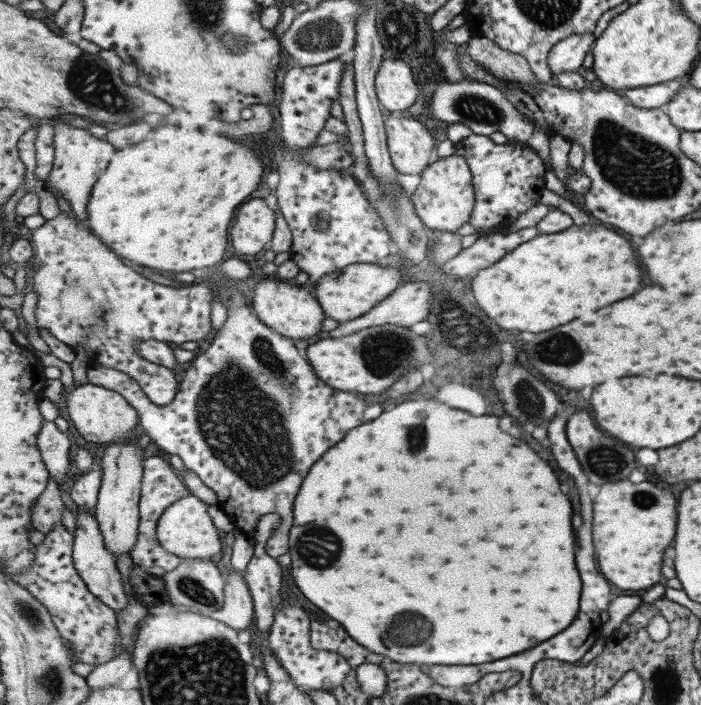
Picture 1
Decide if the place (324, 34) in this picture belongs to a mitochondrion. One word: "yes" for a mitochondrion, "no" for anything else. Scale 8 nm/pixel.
yes

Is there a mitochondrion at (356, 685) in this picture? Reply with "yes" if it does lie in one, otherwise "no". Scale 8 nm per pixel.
no

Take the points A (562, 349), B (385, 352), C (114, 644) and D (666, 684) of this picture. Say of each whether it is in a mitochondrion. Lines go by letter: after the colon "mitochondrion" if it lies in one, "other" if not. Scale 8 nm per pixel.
A: mitochondrion
B: mitochondrion
C: other
D: mitochondrion

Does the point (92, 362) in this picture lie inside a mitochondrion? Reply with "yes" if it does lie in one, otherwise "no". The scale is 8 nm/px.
no

